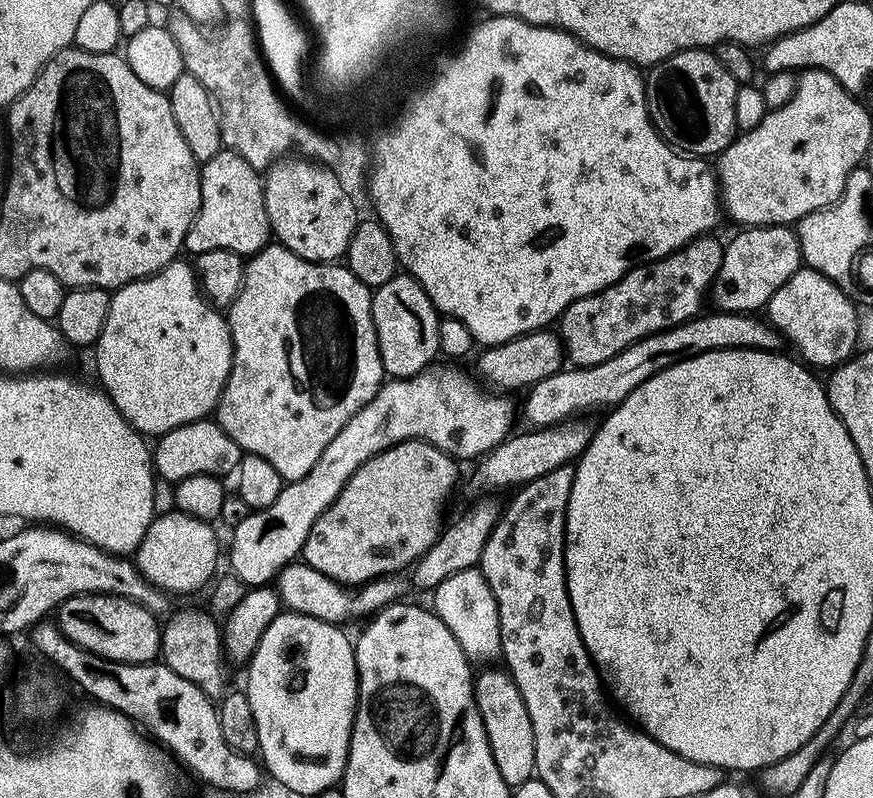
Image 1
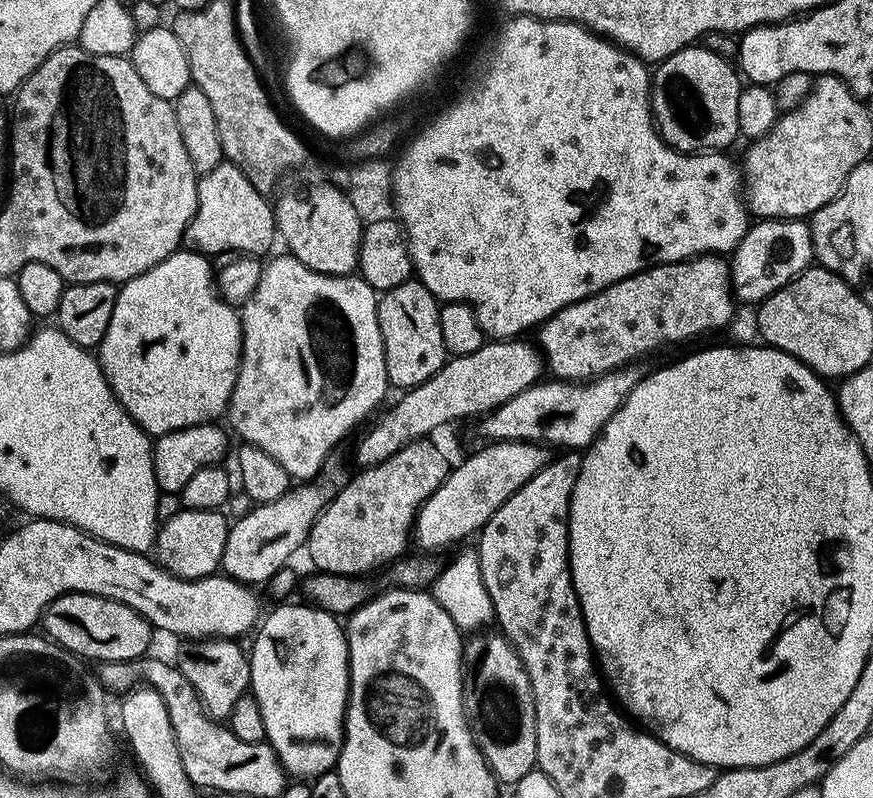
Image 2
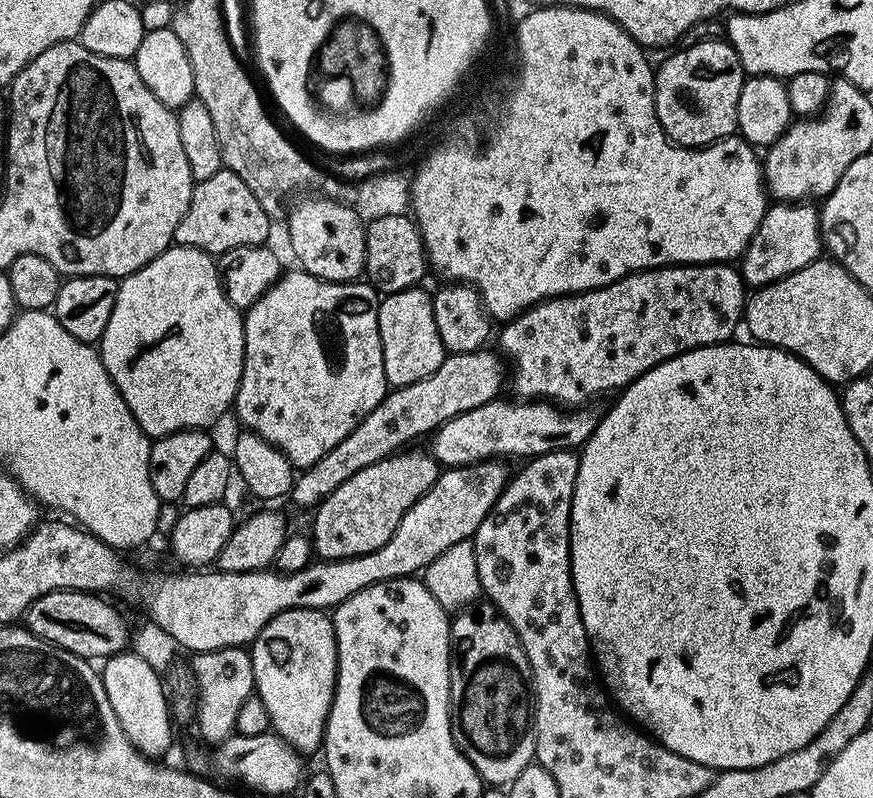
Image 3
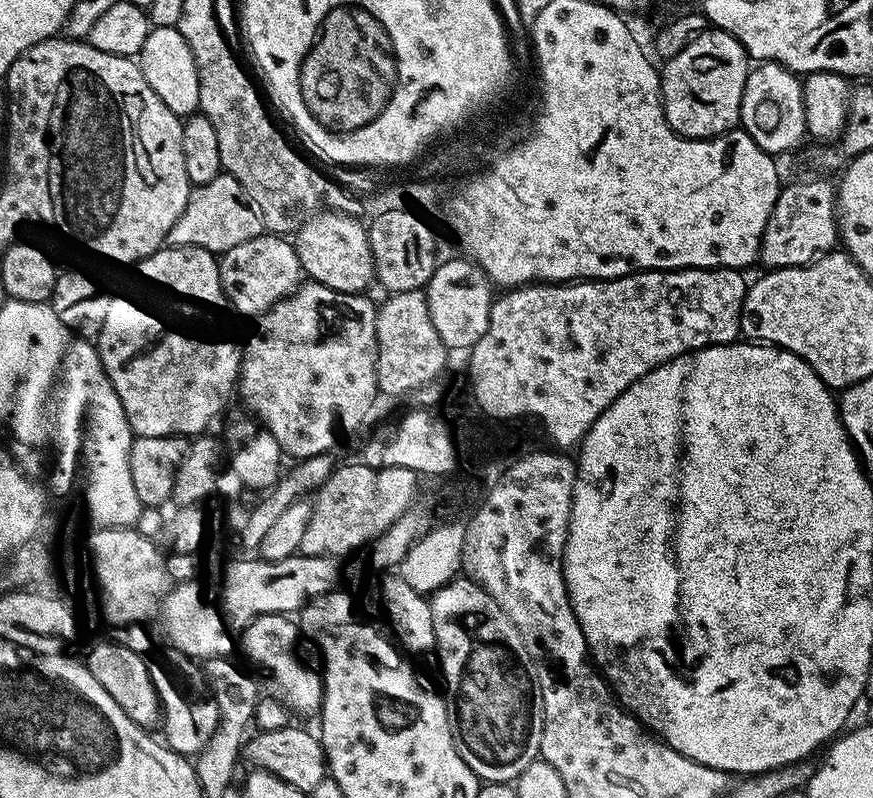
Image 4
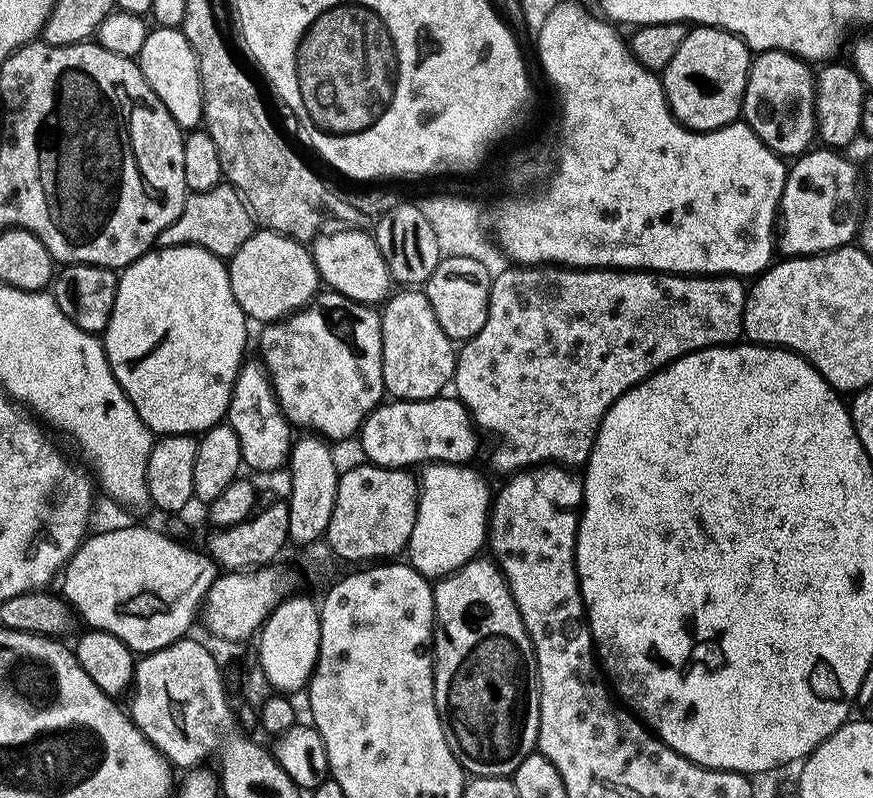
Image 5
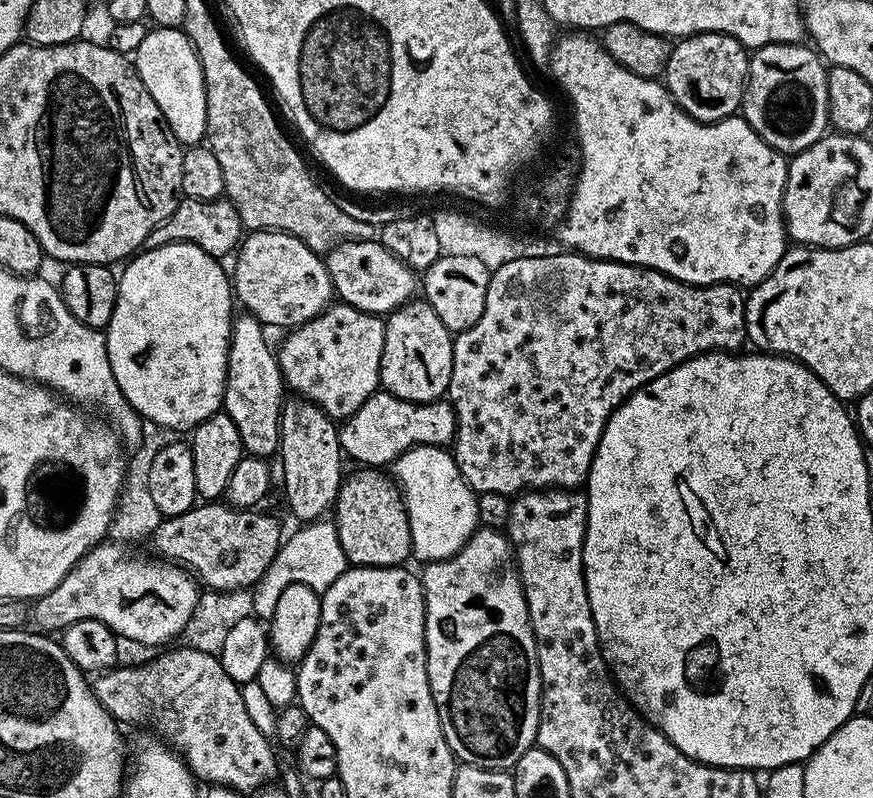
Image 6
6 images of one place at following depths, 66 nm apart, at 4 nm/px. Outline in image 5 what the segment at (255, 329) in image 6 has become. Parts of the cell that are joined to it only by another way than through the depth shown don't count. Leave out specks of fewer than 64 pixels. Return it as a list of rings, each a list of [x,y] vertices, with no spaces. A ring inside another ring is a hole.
[[[245,362],[236,375],[236,385],[230,398],[226,423],[238,434],[240,458],[245,469],[253,468],[253,473],[265,473],[283,469],[288,462],[294,439],[293,425],[288,423],[280,404],[276,401],[276,391],[268,379],[268,371],[263,363]]]

